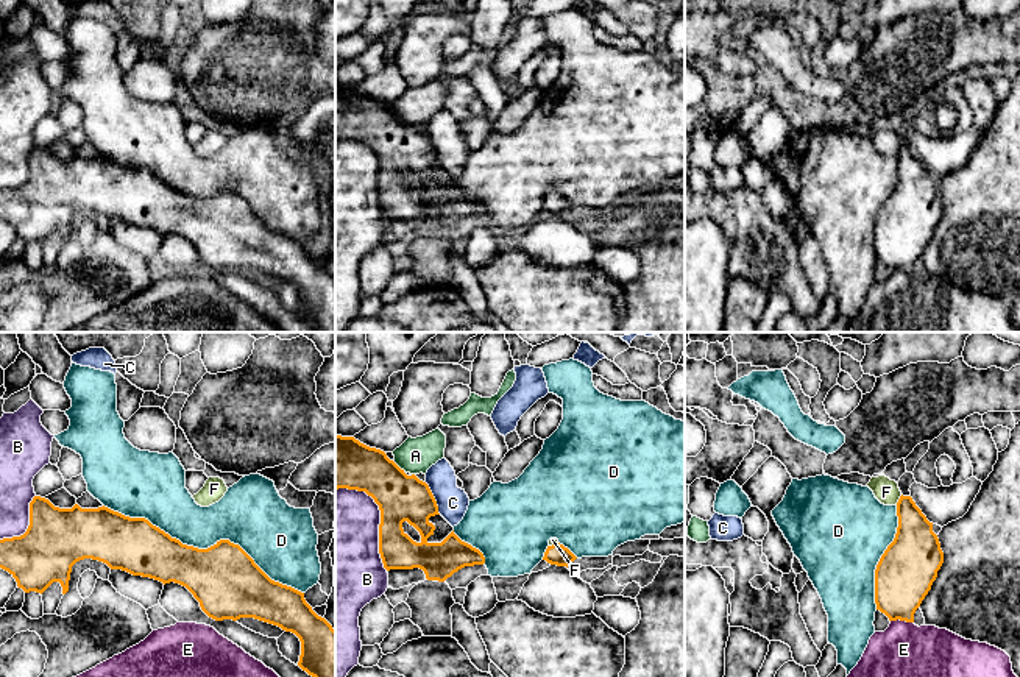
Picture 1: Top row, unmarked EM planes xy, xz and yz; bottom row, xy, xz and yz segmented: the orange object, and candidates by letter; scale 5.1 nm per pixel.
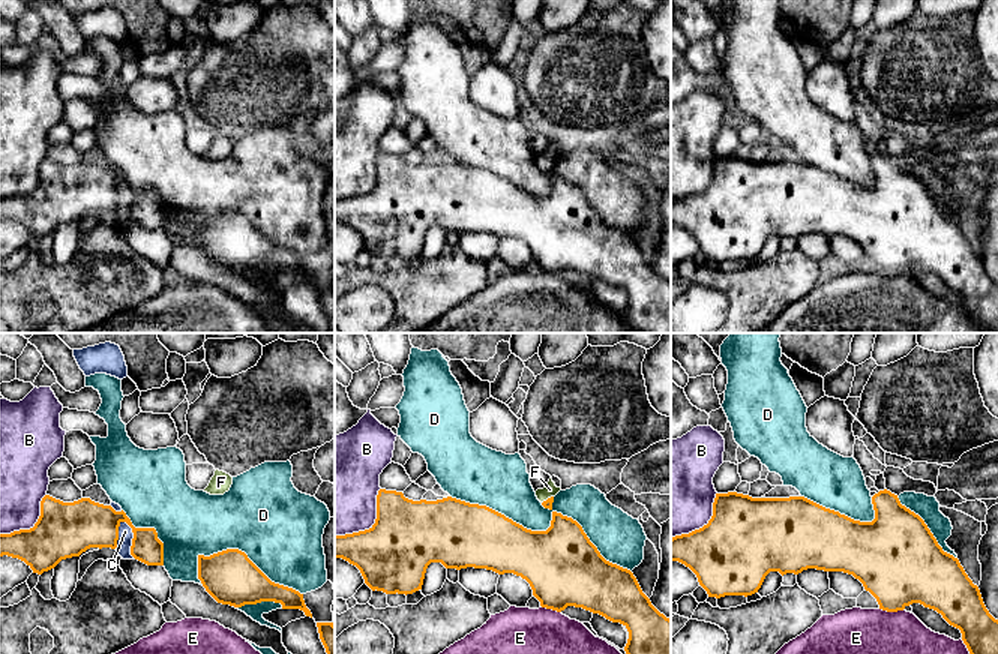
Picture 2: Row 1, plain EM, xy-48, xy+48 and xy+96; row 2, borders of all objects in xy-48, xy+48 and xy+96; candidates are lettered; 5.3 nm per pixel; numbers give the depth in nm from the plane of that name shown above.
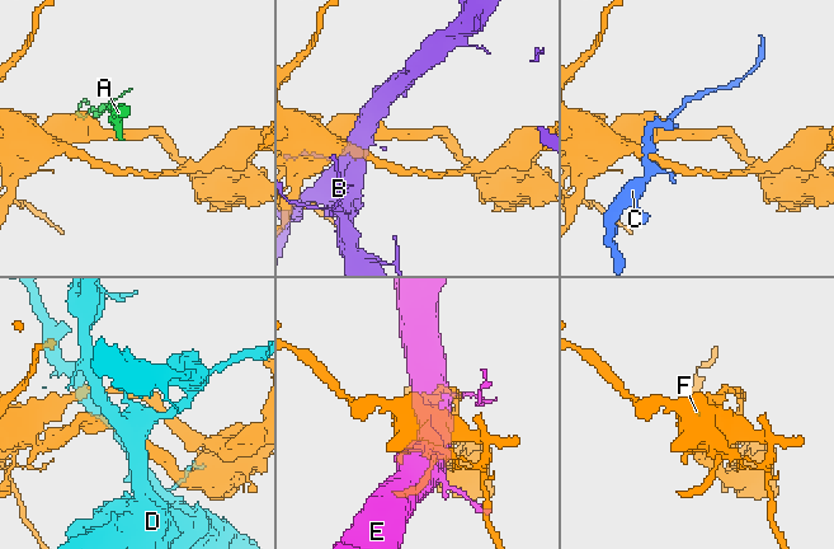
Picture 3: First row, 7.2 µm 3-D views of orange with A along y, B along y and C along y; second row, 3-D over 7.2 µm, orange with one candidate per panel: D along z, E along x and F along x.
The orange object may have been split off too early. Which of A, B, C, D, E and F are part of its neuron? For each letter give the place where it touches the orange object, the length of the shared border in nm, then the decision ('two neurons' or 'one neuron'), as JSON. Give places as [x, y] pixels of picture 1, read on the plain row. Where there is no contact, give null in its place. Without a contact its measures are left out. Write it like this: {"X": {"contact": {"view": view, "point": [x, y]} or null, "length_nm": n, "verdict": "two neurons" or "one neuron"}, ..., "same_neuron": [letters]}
{"A": {"contact": {"view": "xz", "point": [398, 117]}, "length_nm": 80, "verdict": "two neurons"}, "B": {"contact": {"view": "xz", "point": [381, 167]}, "length_nm": 500, "verdict": "two neurons"}, "C": {"contact": {"view": "xz", "point": [434, 148]}, "length_nm": 190, "verdict": "two neurons"}, "D": {"contact": {"view": "xy", "point": [203, 200]}, "length_nm": 1150, "verdict": "two neurons"}, "E": {"contact": {"view": "yz", "point": [902, 270]}, "length_nm": 120, "verdict": "two neurons"}, "F": {"contact": {"view": "yz", "point": [899, 150]}, "length_nm": 70, "verdict": "one neuron"}, "same_neuron": ["F"]}

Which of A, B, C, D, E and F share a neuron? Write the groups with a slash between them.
A / B / C / D / E / F

